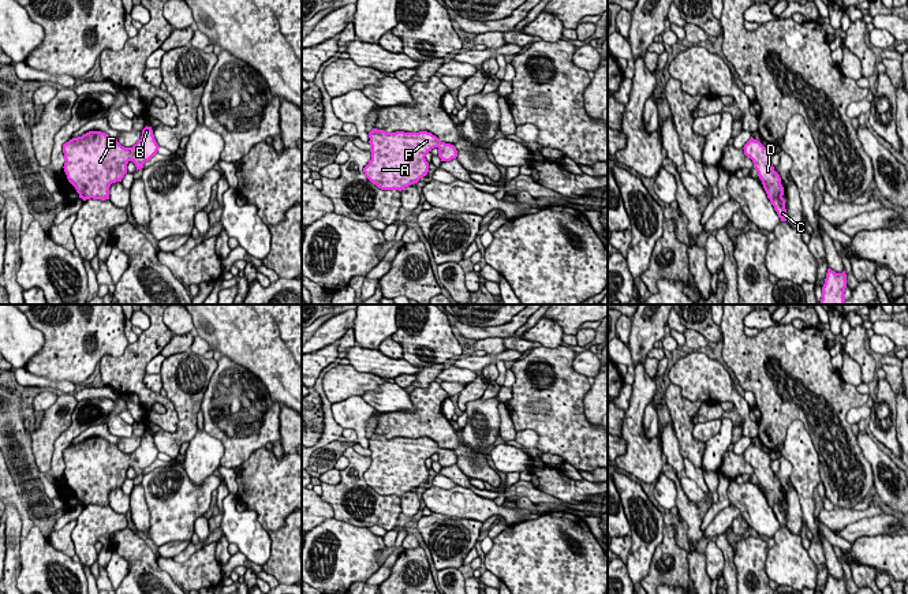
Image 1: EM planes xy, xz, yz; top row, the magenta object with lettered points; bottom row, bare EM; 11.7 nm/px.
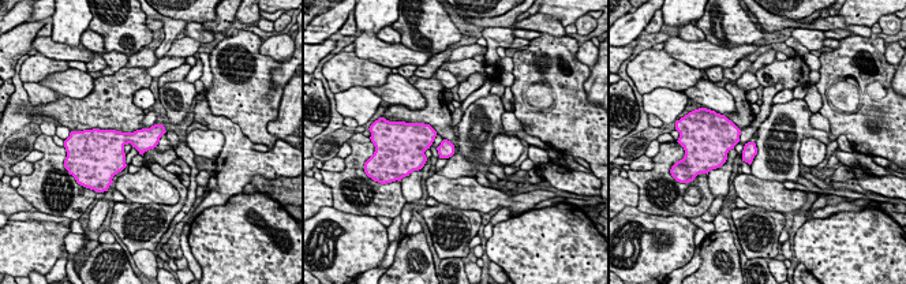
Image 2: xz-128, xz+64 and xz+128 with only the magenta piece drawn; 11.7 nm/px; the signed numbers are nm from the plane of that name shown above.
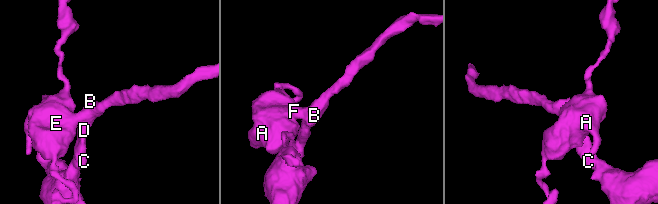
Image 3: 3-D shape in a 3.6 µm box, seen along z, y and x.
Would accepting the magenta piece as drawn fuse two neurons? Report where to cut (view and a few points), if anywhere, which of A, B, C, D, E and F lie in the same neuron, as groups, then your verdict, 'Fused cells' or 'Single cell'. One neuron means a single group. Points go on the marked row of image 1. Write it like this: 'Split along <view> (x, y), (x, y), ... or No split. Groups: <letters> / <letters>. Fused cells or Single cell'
No split. Groups: A B C D E F. Single cell

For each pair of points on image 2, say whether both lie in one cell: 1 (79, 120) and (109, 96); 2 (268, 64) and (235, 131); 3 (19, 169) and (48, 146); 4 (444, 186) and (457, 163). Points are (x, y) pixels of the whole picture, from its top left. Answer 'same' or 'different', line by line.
1: same
2: different
3: different
4: different

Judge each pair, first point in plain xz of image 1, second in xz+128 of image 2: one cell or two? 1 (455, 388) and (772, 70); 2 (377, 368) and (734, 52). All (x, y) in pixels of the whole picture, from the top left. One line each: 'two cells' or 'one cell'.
1: two cells
2: one cell

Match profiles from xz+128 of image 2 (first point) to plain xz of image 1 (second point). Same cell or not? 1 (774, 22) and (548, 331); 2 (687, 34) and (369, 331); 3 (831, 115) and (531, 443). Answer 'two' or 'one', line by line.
1: one
2: two
3: two

